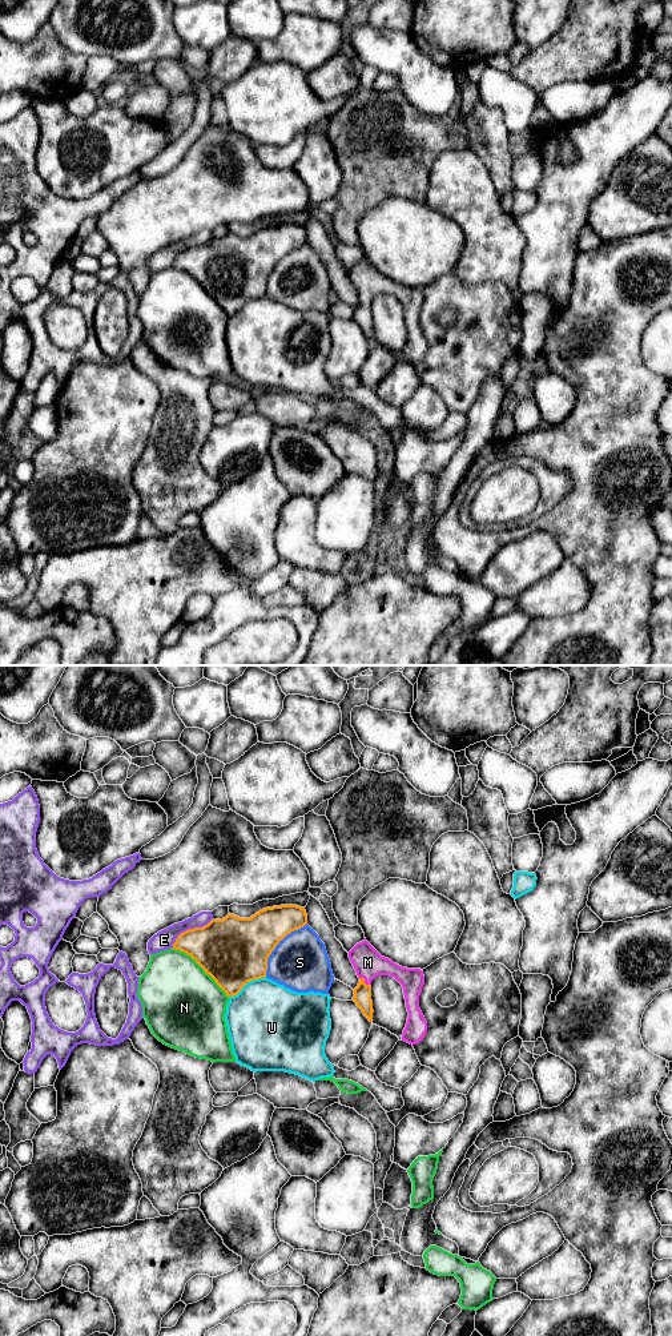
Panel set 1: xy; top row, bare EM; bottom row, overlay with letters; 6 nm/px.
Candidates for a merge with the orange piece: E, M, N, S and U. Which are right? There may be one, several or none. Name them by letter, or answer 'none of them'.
M

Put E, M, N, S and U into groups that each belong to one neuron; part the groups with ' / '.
E / M / N / S / U

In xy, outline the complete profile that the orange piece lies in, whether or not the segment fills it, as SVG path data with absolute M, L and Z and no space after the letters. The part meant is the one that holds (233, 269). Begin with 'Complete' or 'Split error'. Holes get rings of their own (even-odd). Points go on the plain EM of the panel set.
Complete. M297 224L266 226L250 237L228 233L222 238L212 238L202 246L181 251L172 267L190 274L228 315L234 315L248 301L266 295L267 277L271 270L287 253L306 242L306 229Z

